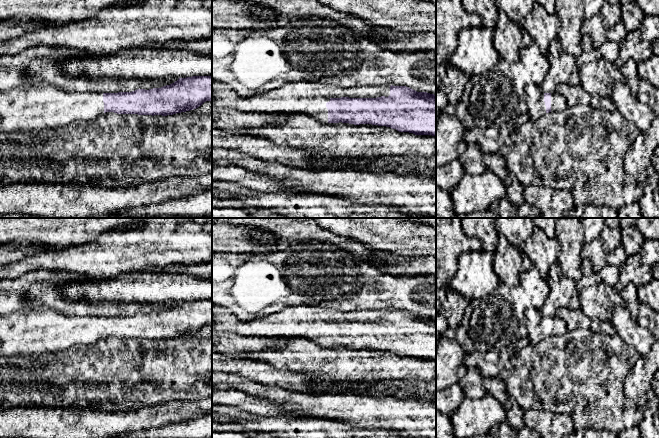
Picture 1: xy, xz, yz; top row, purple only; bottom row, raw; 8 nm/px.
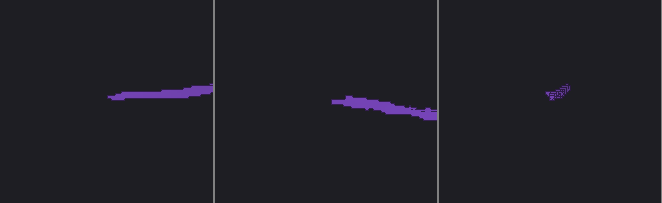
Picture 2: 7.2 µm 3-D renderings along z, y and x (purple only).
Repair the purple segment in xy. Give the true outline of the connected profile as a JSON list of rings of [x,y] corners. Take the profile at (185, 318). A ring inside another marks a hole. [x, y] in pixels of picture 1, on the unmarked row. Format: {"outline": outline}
{"outline": [[[212,300],[179,302],[161,312],[118,317],[68,316],[51,308],[18,310],[0,317],[0,356],[47,356],[106,336],[167,340],[196,333],[206,325],[212,325]]]}

